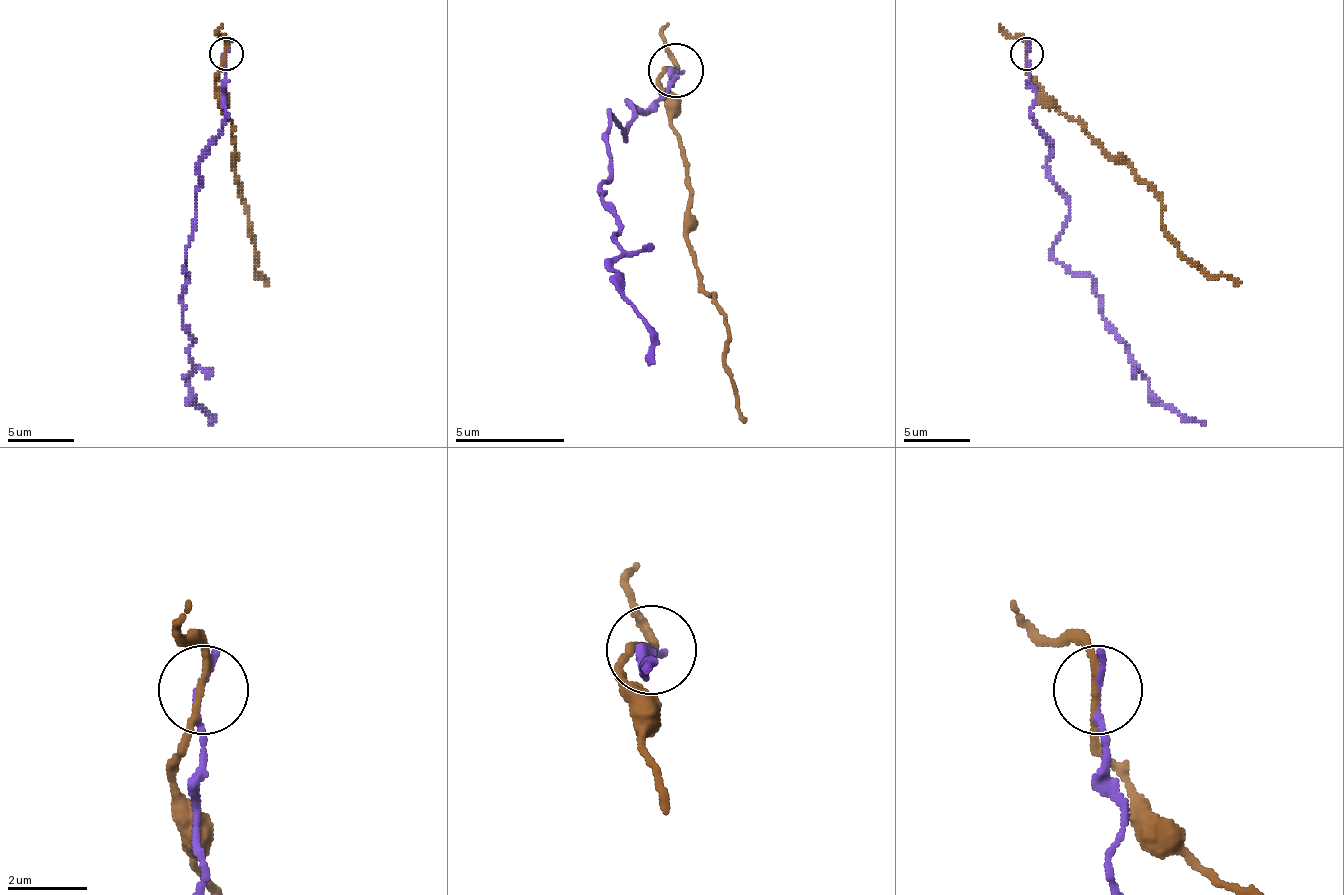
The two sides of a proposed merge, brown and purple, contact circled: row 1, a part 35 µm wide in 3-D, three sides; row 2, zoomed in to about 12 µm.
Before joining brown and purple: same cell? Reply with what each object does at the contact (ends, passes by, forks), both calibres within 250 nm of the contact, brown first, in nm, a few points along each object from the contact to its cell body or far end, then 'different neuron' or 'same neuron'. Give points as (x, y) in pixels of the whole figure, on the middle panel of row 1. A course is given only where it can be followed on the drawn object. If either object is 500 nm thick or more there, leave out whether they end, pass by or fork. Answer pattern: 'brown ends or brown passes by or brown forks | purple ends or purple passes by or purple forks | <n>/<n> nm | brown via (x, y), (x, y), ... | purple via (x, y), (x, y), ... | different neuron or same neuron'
brown passes by | purple ends | 160/180 nm | brown via (674, 69), (669, 69), (658, 96), (685, 156), (696, 277), (729, 332), (735, 408), (745, 425) | purple via (674, 69), (630, 102), (625, 140), (608, 113), (603, 200), (647, 365) | different neuron

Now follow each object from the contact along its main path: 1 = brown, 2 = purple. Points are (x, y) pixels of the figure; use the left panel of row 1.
1: (225, 54), (215, 94), (232, 124), (238, 190), (245, 203), (248, 236), (258, 256), (258, 276), (268, 282)
2: (225, 54), (225, 117), (199, 176), (185, 256), (182, 325), (192, 342), (189, 388), (212, 421), (209, 421)

